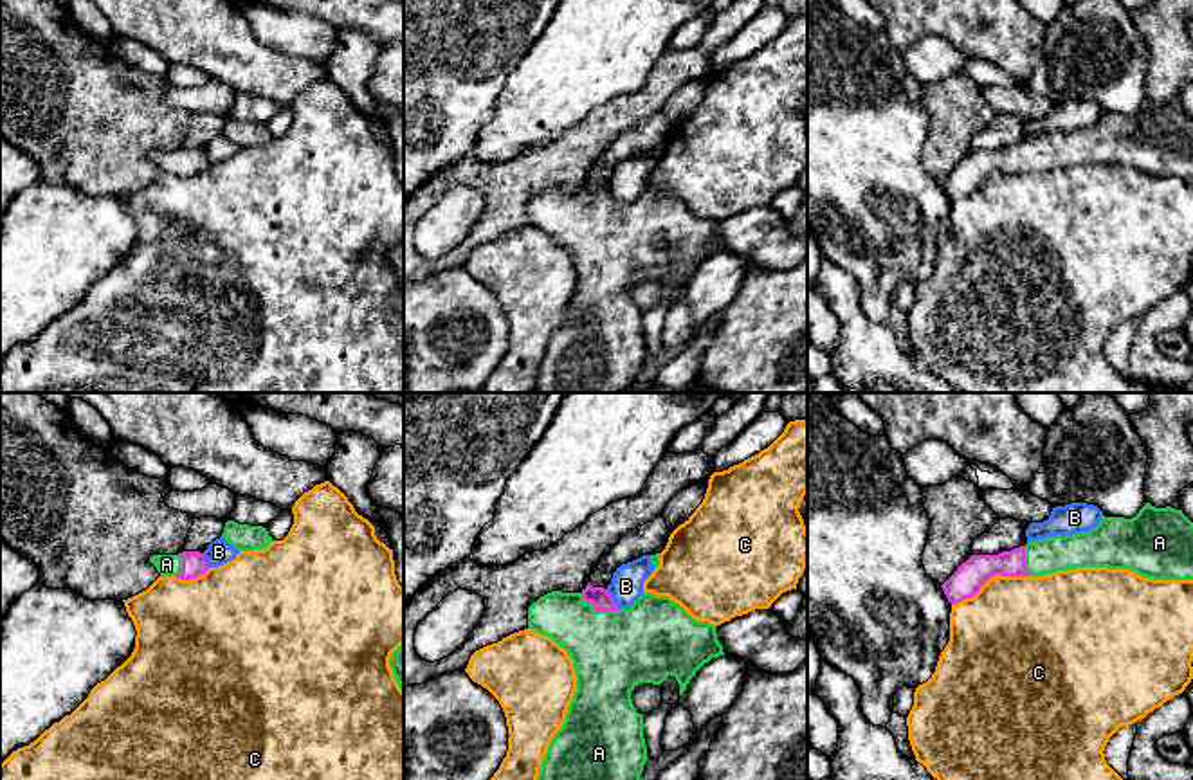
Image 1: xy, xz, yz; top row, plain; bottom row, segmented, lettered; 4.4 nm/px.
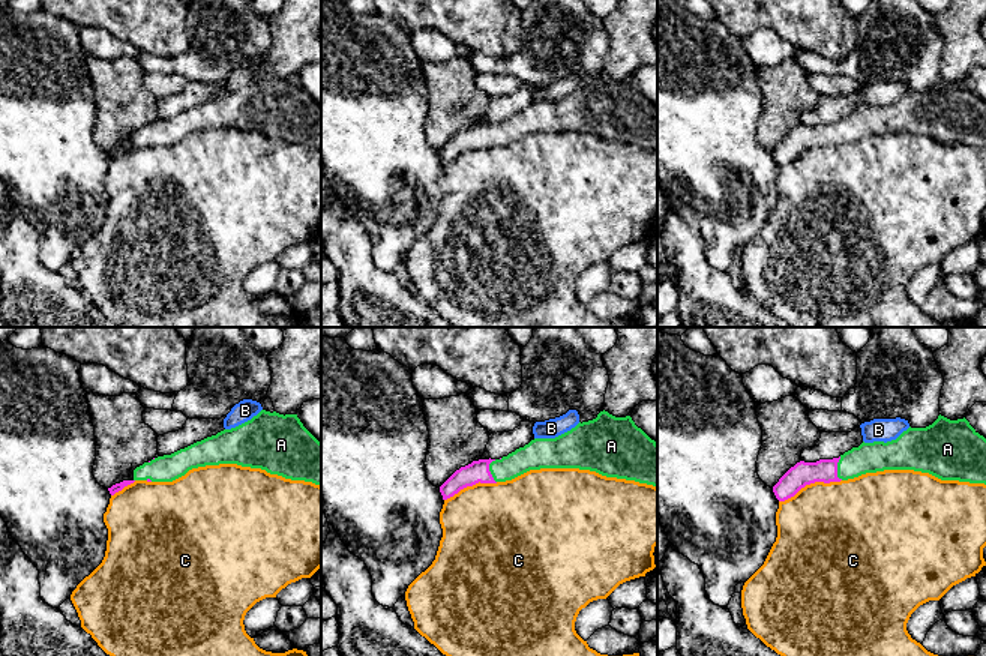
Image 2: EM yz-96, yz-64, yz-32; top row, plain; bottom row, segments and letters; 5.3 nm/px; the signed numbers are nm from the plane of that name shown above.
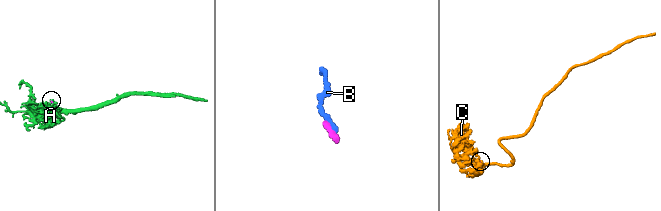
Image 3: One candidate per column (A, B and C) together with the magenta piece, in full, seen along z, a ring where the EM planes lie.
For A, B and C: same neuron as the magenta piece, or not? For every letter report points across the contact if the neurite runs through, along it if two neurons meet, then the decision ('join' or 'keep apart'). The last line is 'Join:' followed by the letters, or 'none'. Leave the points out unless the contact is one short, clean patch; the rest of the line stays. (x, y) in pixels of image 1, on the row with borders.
A: join
B: keep apart
C: keep apart
Join: A

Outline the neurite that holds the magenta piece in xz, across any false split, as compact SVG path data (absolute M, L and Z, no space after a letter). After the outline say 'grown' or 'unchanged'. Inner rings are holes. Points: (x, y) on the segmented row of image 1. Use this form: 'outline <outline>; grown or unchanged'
outline M589 582L580 593L551 591L533 602L528 607L528 629L551 638L564 648L577 674L577 692L568 706L562 728L548 746L537 780L640 780L649 757L643 739L643 715L636 712L631 692L640 683L660 686L669 676L674 676L681 695L705 663L724 656L715 625L694 620L669 596L642 593L629 609L618 609L607 589L593 587Z; grown

